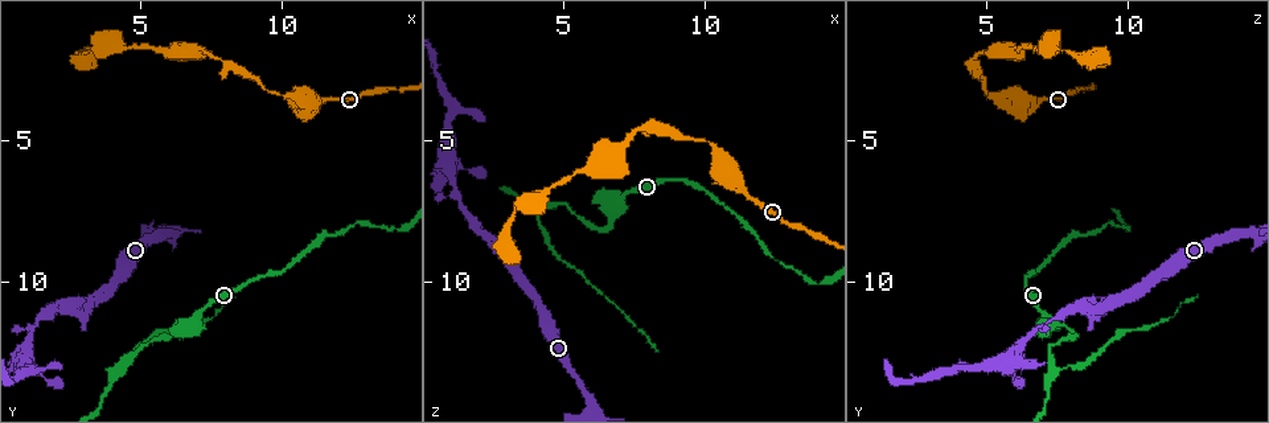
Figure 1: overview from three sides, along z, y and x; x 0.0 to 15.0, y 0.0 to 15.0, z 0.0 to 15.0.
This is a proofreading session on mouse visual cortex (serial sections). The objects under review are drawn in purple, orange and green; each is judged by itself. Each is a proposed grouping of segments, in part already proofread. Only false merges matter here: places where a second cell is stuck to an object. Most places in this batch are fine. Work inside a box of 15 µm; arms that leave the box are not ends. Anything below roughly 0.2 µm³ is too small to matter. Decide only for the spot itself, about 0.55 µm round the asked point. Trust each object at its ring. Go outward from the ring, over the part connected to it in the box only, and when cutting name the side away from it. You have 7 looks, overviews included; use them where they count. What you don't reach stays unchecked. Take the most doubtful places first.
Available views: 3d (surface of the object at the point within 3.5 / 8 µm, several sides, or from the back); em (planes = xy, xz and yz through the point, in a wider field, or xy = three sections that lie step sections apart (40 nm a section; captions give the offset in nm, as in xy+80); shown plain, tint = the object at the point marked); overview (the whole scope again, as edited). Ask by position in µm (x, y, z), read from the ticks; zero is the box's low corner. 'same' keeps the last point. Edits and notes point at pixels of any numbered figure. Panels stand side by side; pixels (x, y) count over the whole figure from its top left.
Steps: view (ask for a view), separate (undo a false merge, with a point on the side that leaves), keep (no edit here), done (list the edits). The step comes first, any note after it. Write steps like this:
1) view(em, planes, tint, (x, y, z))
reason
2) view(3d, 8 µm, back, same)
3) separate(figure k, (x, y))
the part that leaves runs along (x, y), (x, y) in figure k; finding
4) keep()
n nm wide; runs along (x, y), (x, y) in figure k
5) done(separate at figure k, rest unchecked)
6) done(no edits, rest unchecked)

view(3d, 8 µm, (6.4, 12.0, 8.2))
abrupt turn

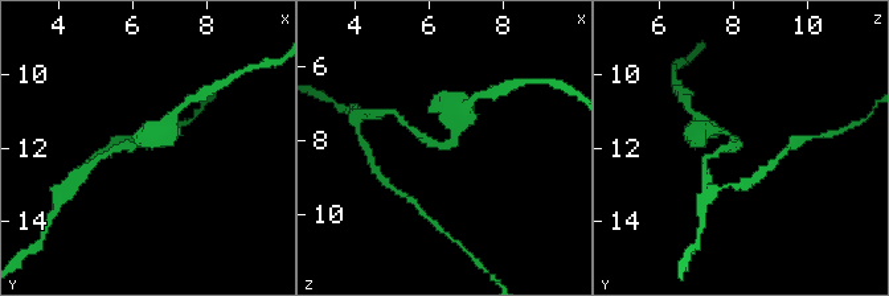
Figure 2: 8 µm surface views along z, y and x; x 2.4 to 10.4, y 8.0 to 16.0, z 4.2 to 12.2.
view(em, planes, tint, (6.5, 11.9, 8.2))
arms of 250, 300 nm

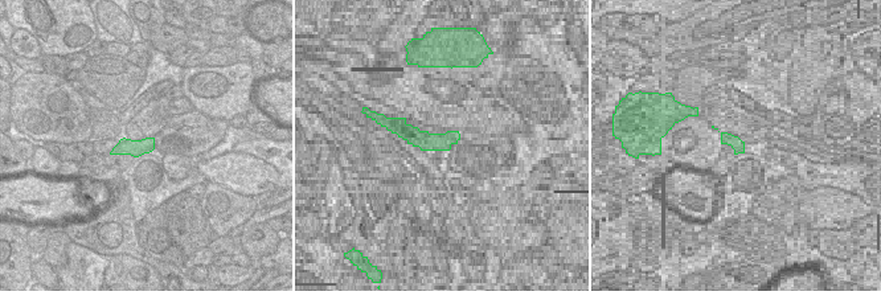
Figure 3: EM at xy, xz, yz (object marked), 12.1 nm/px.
keep()
runs along (166, 128), (148, 144), (117, 148) in figure 2; one cell here

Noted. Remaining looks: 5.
view(3d, 3.5 µm, (4.1, 13.1, 7.4))
narrows sharply

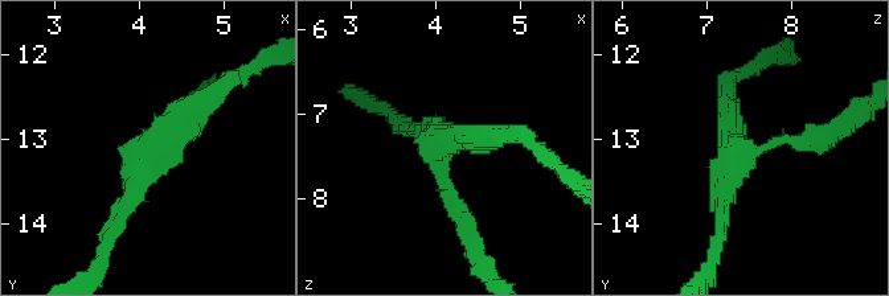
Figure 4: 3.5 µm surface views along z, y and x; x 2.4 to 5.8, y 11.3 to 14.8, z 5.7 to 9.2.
view(em, xy, step 2, tint, (4.10, 13.15, 7.35))

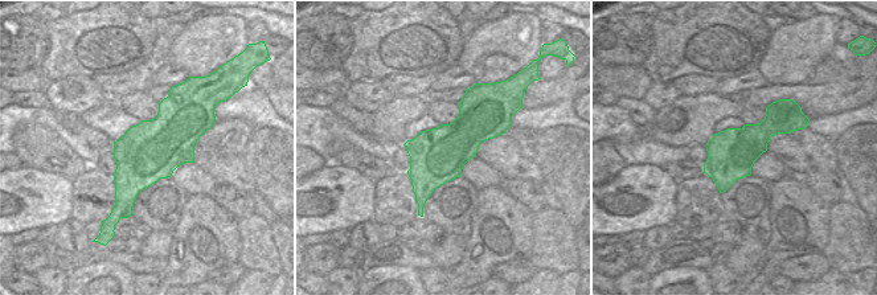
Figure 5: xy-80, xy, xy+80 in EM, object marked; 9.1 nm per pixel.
view(em, xy, step 5, tint, same)

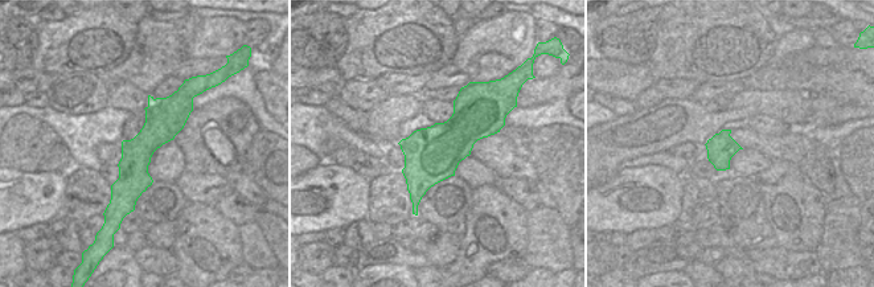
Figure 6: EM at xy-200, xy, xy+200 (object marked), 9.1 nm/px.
keep()
arms of 150, 200, 250 nm; runs along (513, 132), (437, 149), (461, 217) in figure 4; all the same cell

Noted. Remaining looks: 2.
view(3d, 3.5 µm, (5.4, 1.8, 6.2))
thin neck

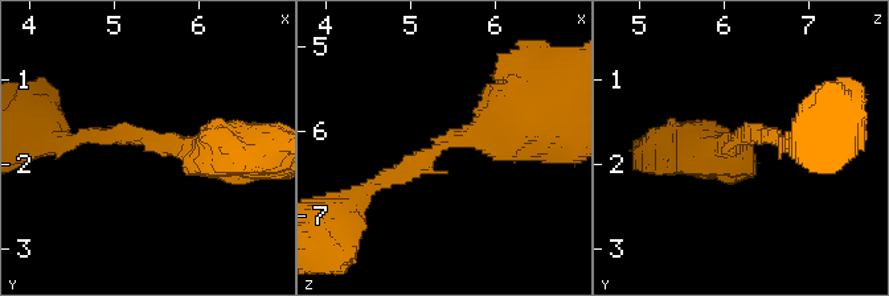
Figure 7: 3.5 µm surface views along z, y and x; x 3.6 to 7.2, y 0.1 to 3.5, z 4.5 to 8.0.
keep()
arms of 200, 500 nm; runs along (521, 119), (496, 136), (453, 139), (363, 190) in figure 7; continuous, no second cell

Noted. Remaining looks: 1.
done(no edits, rest unchecked)

